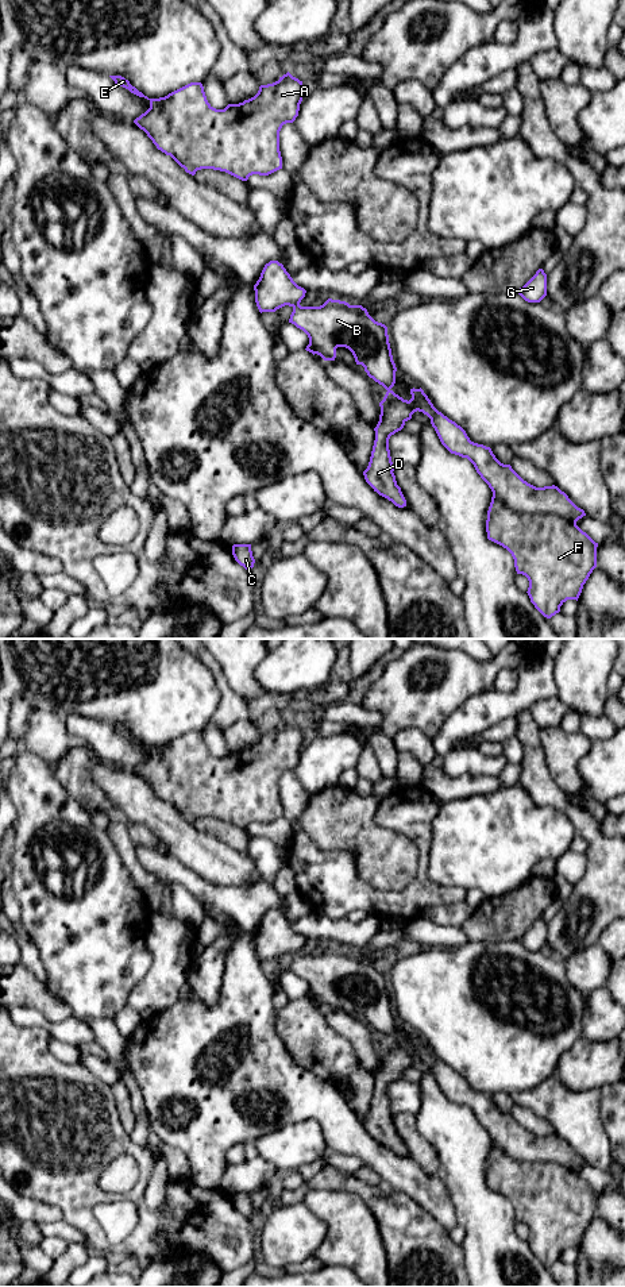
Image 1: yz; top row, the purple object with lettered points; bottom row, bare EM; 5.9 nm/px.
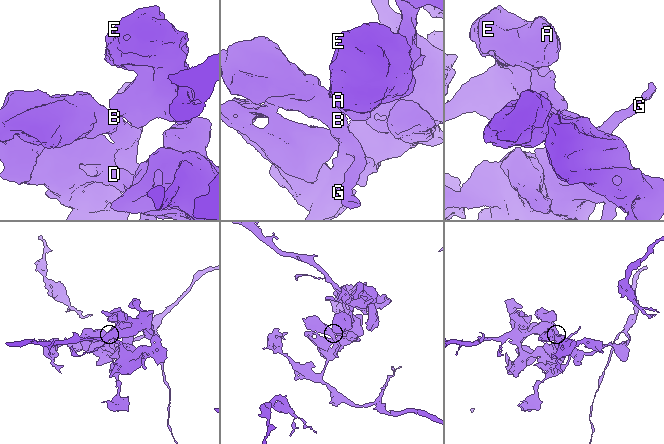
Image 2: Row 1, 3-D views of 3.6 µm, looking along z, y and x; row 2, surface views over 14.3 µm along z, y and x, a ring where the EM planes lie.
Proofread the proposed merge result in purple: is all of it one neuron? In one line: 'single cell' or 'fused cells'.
fused cells

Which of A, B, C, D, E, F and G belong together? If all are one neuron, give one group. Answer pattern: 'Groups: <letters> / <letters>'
Groups: A C D E F / B G

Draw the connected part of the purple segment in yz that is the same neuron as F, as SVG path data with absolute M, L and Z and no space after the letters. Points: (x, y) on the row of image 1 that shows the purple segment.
M495 494L487 510L487 539L506 548L517 574L529 581L528 596L535 608L547 619L560 612L567 600L579 598L583 585L597 567L597 547L576 524L558 515L521 513L508 508Z

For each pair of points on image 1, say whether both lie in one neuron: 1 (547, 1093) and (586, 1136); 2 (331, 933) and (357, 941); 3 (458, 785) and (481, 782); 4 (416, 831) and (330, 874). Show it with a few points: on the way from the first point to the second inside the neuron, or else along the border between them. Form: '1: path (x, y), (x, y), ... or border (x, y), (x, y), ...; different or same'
1: path (558, 1104), (579, 1125); same
2: path (338, 933), (350, 935); same
3: path (463, 785), (475, 785); same
4: path (423, 866), (421, 882), (404, 900), (365, 897); same

